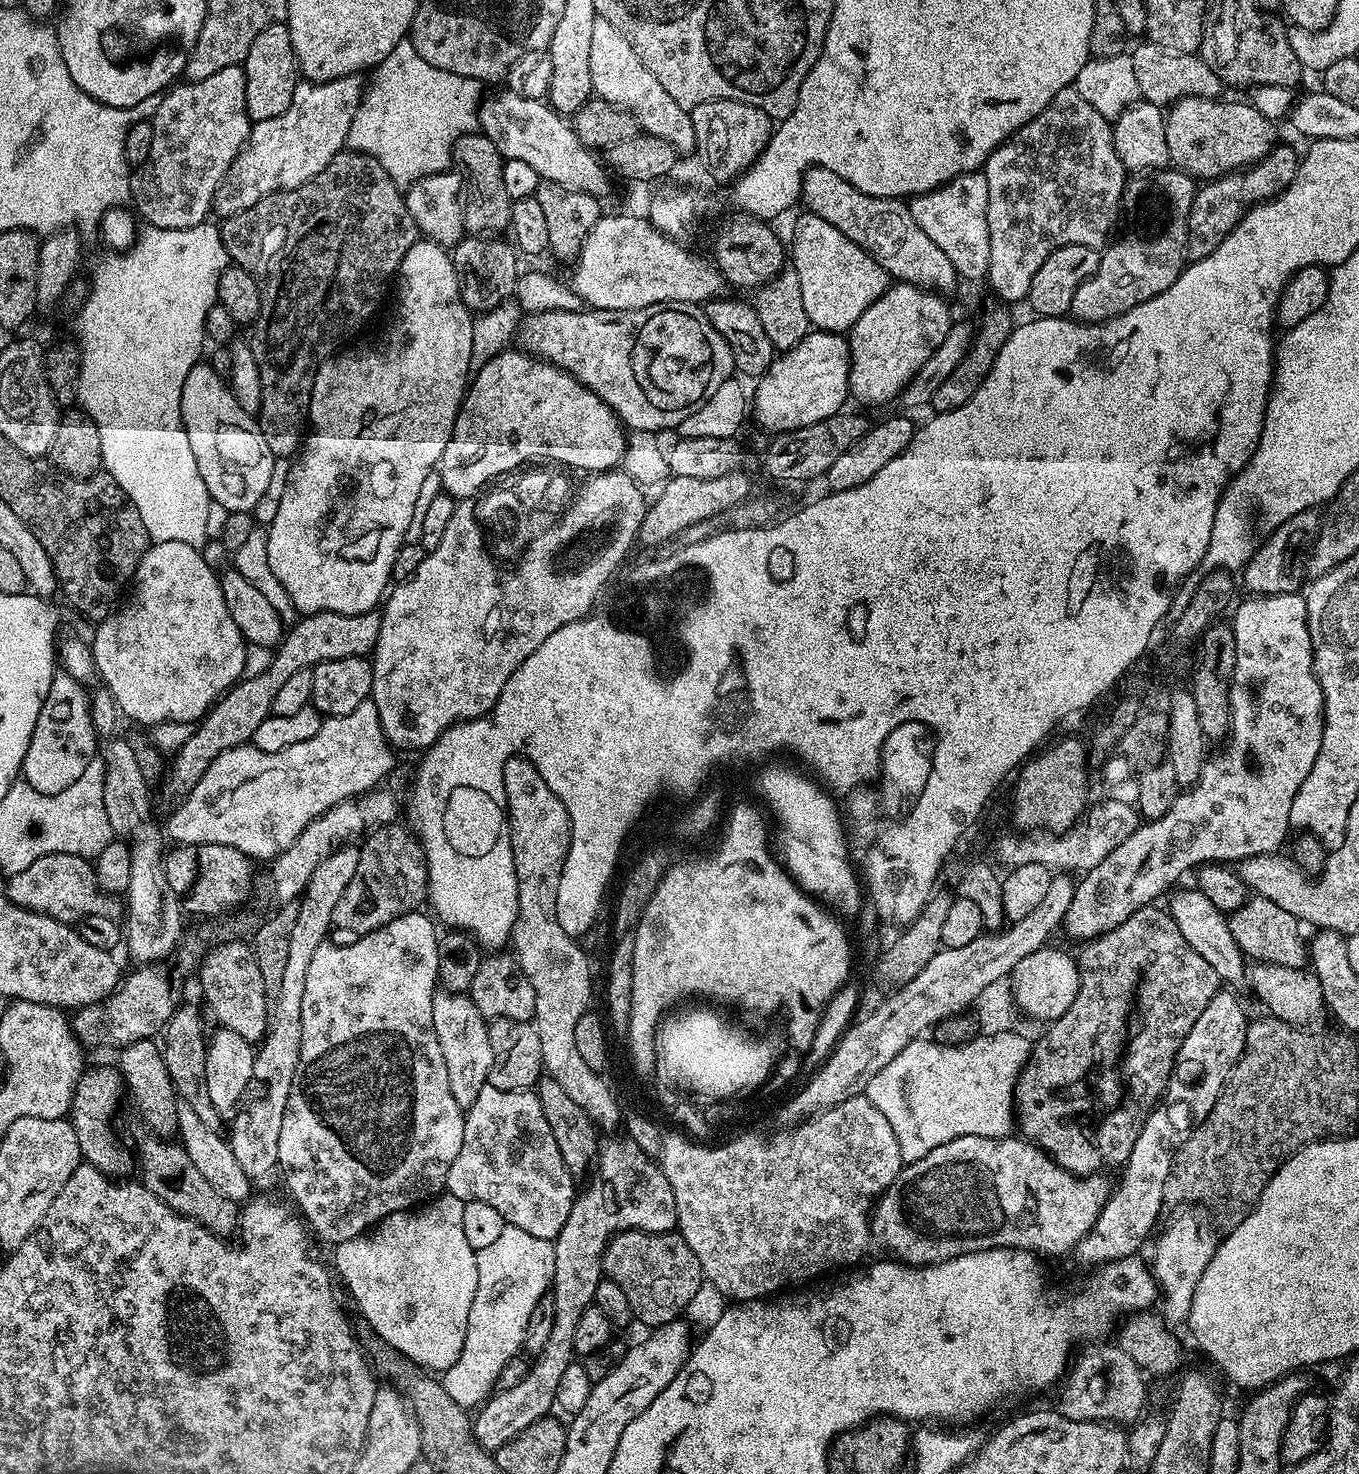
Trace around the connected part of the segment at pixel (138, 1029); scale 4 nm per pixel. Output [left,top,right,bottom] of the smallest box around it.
[71,962,172,1046]

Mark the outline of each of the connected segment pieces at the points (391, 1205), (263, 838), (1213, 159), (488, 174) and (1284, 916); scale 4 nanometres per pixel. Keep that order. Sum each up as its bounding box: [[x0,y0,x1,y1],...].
[[278,910,466,1241],[166,698,397,861],[1164,96,1278,182],[452,132,512,234],[1228,895,1310,968]]

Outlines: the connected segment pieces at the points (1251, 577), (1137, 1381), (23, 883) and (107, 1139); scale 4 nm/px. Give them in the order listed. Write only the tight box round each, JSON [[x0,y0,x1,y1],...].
[[1242,508,1322,596],[1054,1342,1149,1426],[6,854,122,922],[70,1064,128,1174]]

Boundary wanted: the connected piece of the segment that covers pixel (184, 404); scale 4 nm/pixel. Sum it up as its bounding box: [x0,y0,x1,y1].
[180,362,278,513]

